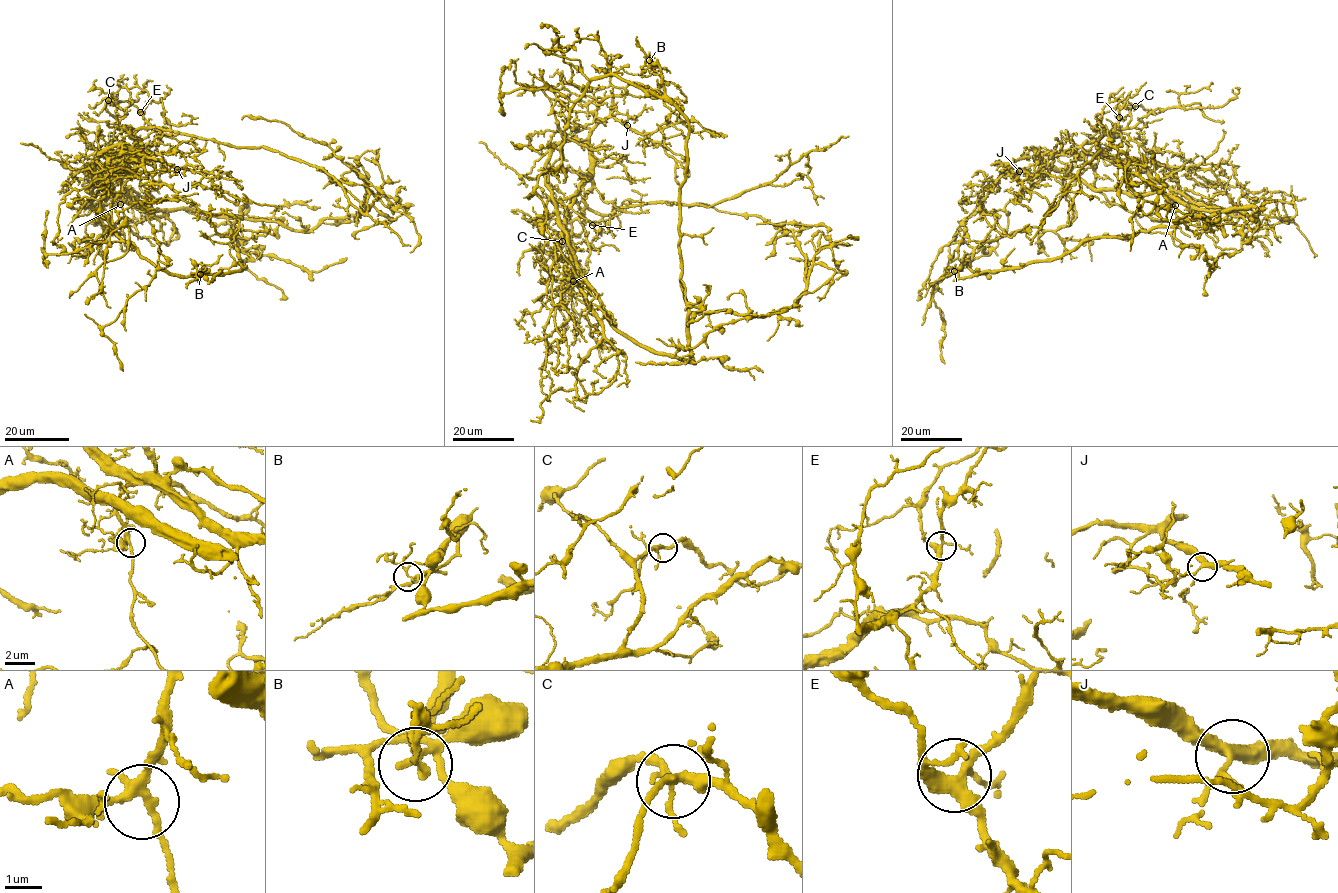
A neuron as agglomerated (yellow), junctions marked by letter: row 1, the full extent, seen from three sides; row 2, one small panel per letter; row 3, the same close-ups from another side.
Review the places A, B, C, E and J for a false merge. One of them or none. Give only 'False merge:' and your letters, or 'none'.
False merge: B

